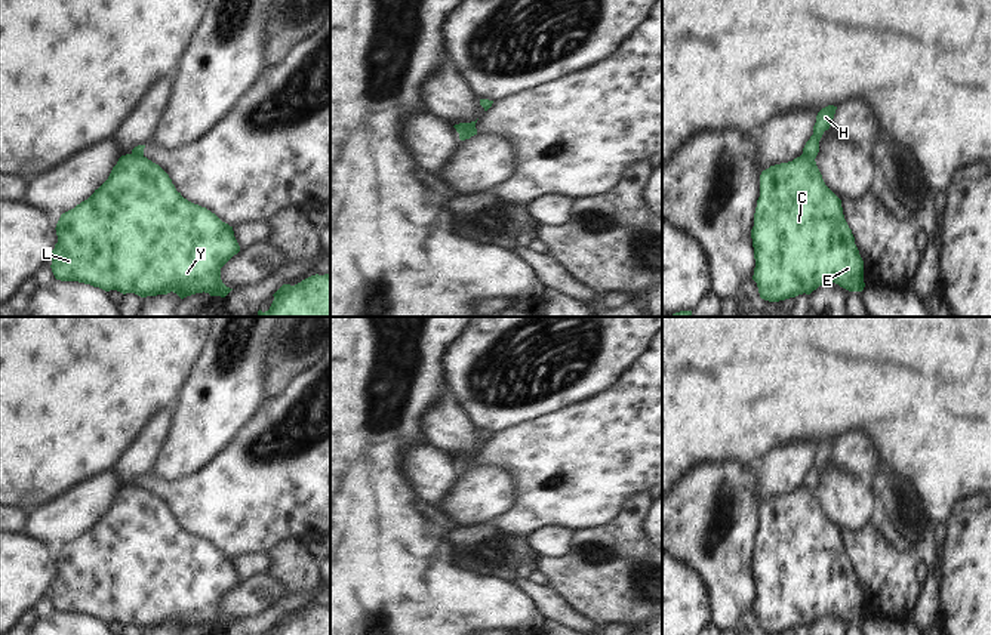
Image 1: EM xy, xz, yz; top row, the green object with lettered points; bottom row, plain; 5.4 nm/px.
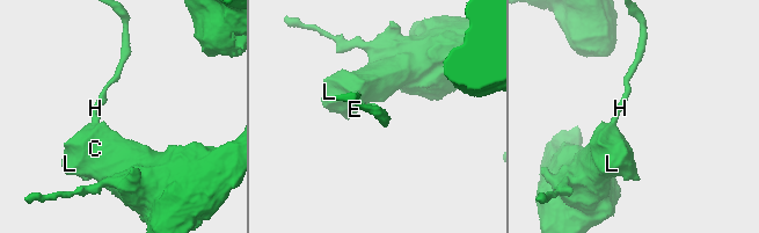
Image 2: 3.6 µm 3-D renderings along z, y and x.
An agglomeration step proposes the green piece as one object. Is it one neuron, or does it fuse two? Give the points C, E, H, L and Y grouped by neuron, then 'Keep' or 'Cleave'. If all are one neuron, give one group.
Groups: C E L Y / H. Cleave.

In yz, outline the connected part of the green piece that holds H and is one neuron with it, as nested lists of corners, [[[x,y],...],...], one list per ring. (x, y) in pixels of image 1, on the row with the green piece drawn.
[[[828,105],[818,112],[816,123],[813,126],[813,135],[806,142],[801,155],[809,157],[812,160],[816,158],[816,155],[819,152],[819,141],[821,141],[824,132],[830,129],[835,110],[837,110],[837,107]]]

